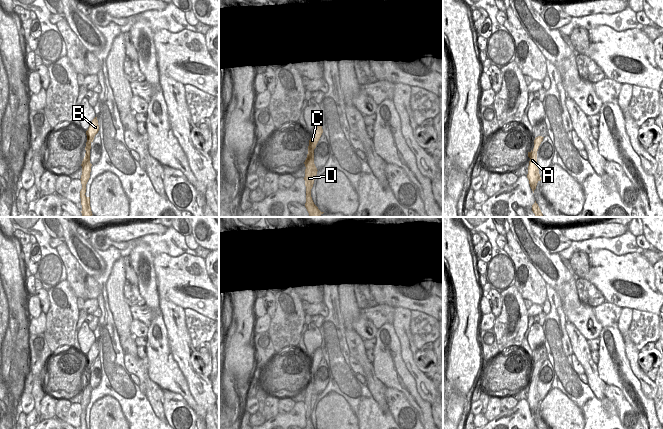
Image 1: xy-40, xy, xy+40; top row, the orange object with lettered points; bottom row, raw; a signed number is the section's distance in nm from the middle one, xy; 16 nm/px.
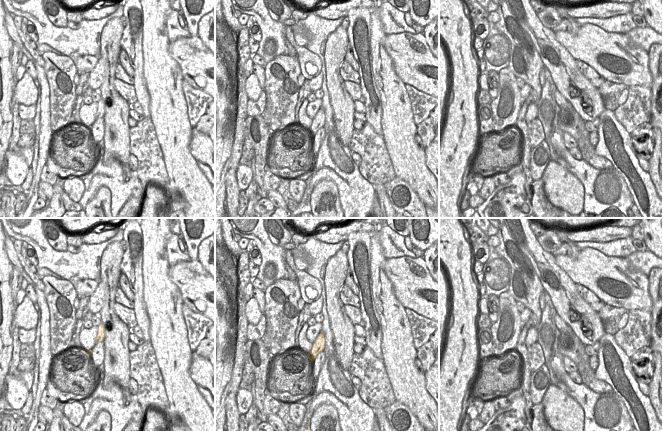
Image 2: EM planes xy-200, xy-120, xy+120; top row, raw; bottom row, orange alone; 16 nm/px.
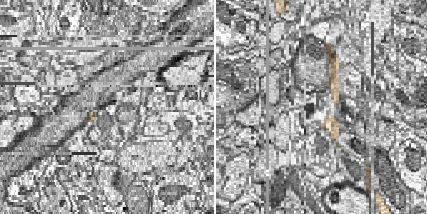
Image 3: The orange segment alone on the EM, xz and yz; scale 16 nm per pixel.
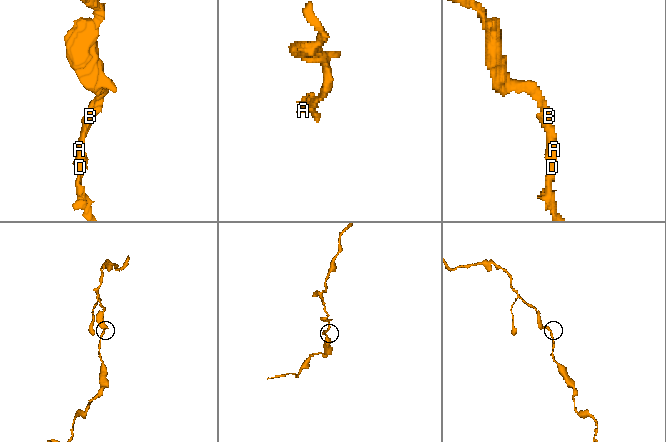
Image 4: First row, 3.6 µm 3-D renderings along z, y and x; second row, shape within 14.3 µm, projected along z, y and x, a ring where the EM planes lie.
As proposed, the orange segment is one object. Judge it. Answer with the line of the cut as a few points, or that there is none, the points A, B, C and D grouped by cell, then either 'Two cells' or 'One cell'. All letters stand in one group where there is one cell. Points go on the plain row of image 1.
No split. Groups: A B C D. One cell.

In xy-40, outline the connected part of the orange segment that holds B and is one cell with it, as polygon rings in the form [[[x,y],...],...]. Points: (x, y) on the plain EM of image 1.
[[[95,341],[88,354],[86,355],[86,359],[87,359],[87,366],[86,366],[86,377],[85,377],[85,381],[82,385],[82,399],[81,399],[81,408],[82,408],[82,413],[80,415],[80,422],[81,422],[81,429],[90,429],[90,421],[87,421],[85,419],[86,417],[86,408],[90,402],[90,396],[91,396],[91,390],[92,388],[90,387],[90,373],[91,373],[91,367],[94,364],[95,359],[98,357],[99,355],[99,349],[98,349],[98,344],[97,341]]]

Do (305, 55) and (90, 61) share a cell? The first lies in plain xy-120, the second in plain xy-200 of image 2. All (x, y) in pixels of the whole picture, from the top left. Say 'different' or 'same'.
same

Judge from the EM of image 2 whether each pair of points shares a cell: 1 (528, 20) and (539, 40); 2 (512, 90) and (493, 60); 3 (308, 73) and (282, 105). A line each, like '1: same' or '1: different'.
1: same
2: different
3: different

